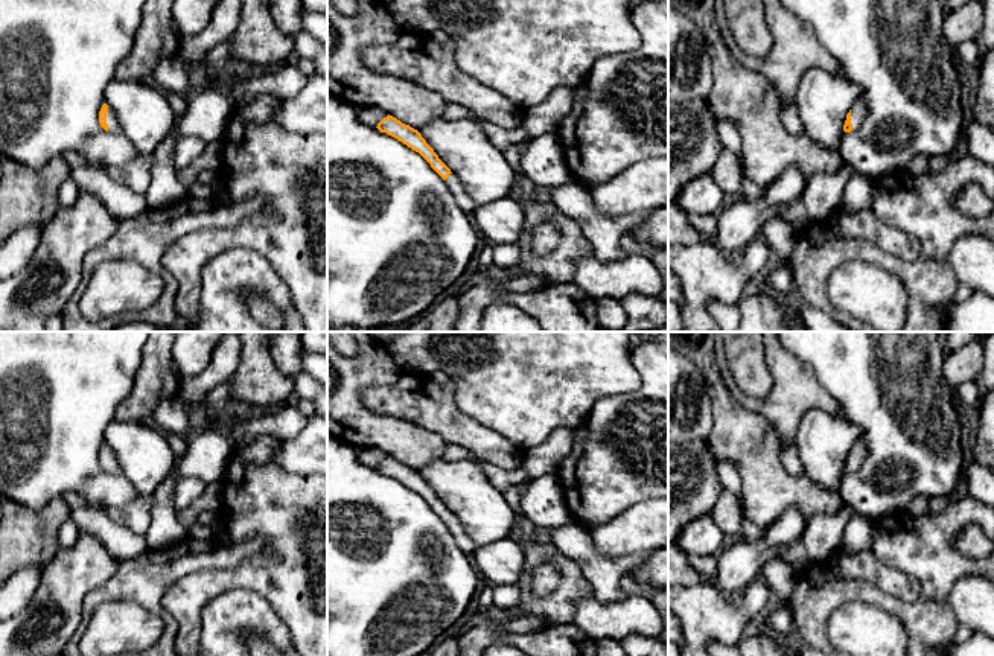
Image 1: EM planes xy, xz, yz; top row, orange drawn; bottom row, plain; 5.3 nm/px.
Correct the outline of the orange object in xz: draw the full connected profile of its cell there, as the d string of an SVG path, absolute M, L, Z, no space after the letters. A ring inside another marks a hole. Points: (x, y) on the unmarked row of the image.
M393 457L384 458L378 467L381 473L387 473L388 476L397 479L413 492L419 493L431 508L446 522L448 528L455 537L458 548L467 554L473 556L478 545L467 536L461 521L451 513L451 510L438 499L434 490L426 484L422 475L411 469L409 466L402 464Z

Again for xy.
M104 444L99 452L99 464L105 472L110 472L110 473L120 472L120 464L117 461L117 457L107 444Z

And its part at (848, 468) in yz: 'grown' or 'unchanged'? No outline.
grown

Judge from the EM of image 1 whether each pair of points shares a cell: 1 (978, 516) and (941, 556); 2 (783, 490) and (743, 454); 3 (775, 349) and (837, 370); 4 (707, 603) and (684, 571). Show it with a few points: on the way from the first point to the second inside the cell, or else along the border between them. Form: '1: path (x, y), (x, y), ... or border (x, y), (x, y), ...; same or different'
1: path (964, 516), (941, 542); same
2: path (774, 484), (752, 463); same
3: border (783, 347), (802, 359), (813, 370), (818, 382); different
4: border (699, 582), (684, 586); different

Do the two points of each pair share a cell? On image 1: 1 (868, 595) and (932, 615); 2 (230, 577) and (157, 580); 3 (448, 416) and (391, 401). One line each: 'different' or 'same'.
1: same
2: different
3: same

